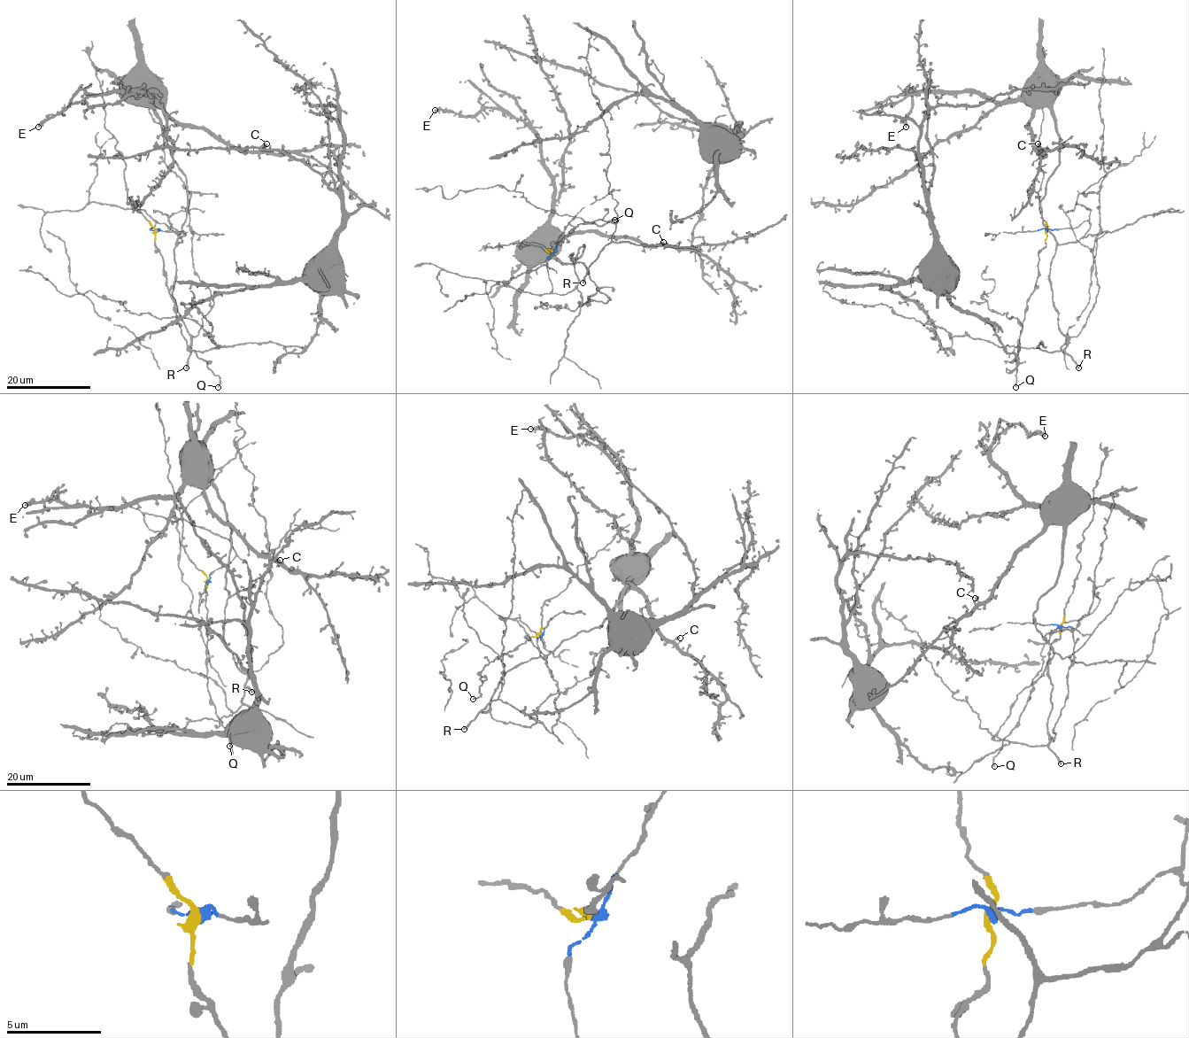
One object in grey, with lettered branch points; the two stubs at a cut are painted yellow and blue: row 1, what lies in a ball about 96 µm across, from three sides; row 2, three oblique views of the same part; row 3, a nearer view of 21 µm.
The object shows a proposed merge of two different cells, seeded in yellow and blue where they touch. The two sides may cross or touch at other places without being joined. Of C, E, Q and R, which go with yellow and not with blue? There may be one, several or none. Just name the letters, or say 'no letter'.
Q

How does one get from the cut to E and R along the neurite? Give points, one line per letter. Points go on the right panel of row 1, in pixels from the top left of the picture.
E: (1046, 230), (1090, 223), (1077, 241), (1060, 244), (1041, 219), (1058, 161), (1046, 106), (907, 89), (906, 127)
R: (1046, 230), (1090, 223), (1078, 240), (1058, 245), (1049, 277), (1058, 327), (1067, 338), (1065, 351), (1078, 367)

